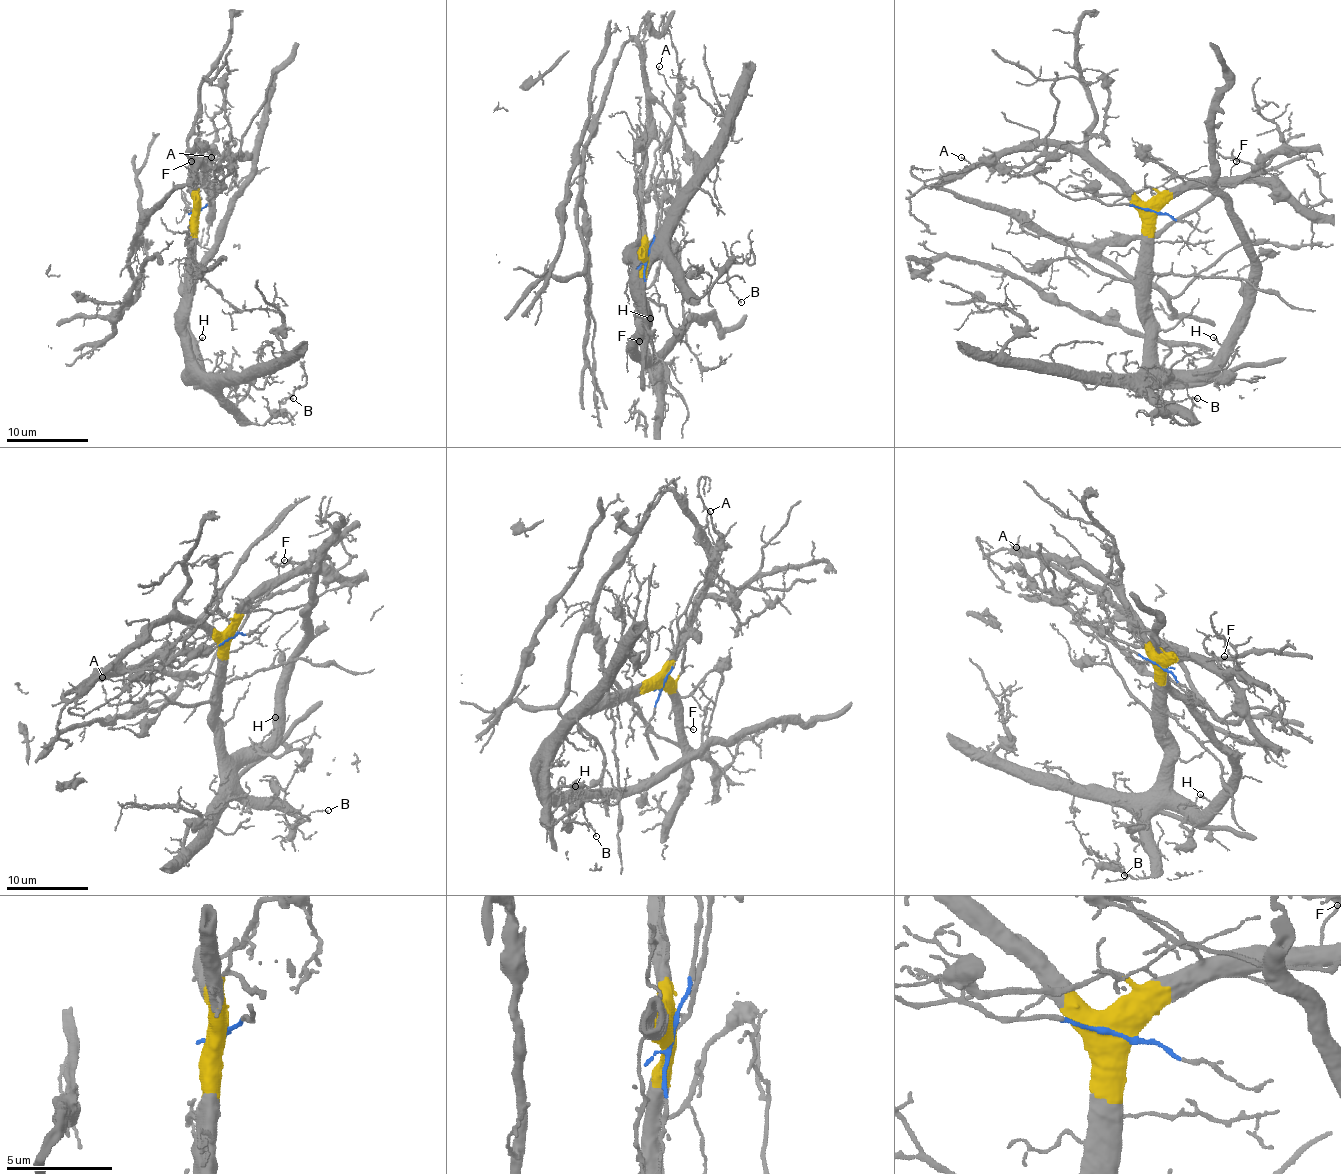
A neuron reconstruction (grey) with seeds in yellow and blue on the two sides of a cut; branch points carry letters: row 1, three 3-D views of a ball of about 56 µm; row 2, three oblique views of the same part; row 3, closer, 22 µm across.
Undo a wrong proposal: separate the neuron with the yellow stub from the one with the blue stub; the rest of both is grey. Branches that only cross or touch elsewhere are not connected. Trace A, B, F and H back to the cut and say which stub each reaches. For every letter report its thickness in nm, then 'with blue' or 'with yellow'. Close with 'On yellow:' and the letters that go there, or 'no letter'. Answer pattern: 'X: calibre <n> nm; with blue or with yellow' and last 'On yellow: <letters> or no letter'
A: calibre 100 nm; with blue
B: calibre 110 nm; with yellow
F: calibre 110 nm; with yellow
H: calibre 140 nm; with yellow
On yellow: B, F, H

